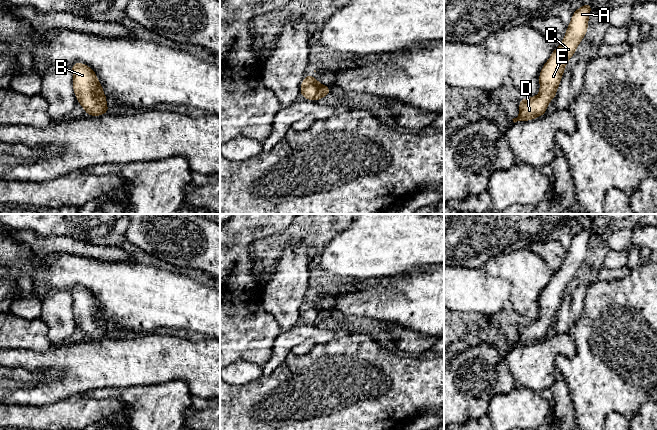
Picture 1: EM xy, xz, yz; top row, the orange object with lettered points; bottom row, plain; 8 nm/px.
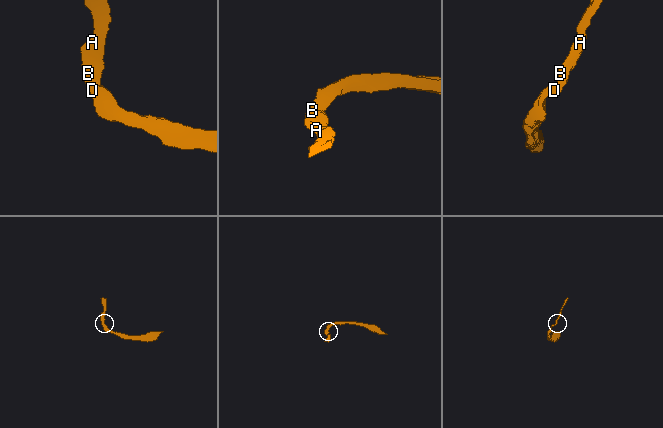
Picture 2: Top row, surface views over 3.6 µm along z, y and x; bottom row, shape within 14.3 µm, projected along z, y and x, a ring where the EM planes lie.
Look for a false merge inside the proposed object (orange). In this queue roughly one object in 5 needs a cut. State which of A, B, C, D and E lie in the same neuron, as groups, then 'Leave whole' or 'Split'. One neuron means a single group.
Groups: A B C D E. Leave whole

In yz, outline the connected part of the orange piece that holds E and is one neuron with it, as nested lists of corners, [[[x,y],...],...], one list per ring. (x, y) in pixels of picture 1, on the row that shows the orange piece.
[[[592,3],[583,4],[575,11],[567,26],[562,43],[553,50],[551,57],[543,65],[539,74],[539,94],[531,98],[522,98],[519,102],[519,116],[512,119],[517,121],[530,121],[546,114],[550,101],[557,94],[561,78],[568,60],[575,54],[576,49],[588,30],[589,15]]]

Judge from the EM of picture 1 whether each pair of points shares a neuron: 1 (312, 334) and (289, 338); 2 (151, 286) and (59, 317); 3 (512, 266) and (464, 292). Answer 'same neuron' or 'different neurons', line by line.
1: same neuron
2: different neurons
3: different neurons

